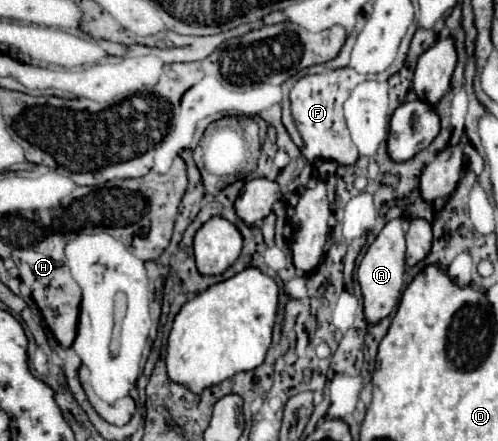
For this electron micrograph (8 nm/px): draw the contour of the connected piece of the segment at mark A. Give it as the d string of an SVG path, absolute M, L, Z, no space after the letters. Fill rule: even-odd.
M397 217L385 223L385 227L369 245L367 253L363 255L357 267L357 279L365 301L365 317L369 323L377 323L393 311L401 295L403 273L405 273L405 225L403 219Z

